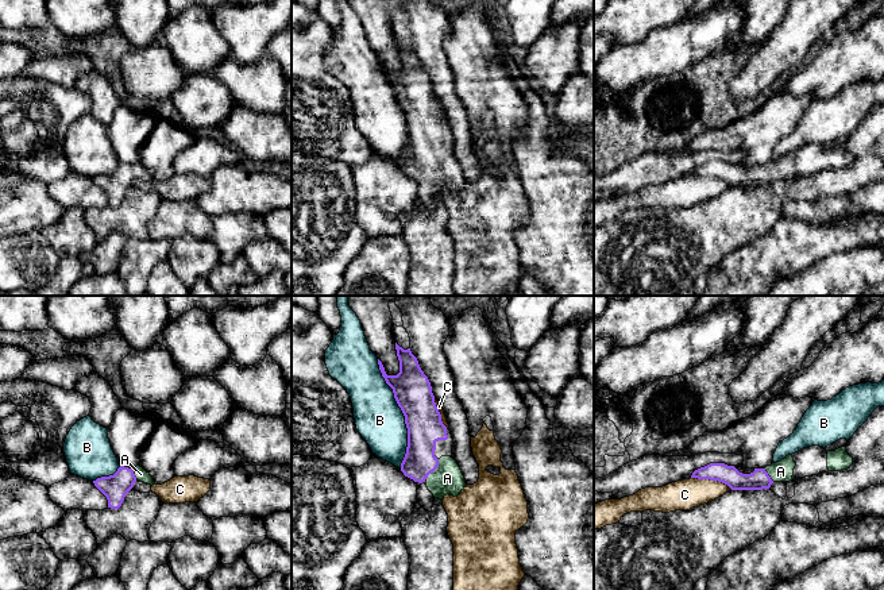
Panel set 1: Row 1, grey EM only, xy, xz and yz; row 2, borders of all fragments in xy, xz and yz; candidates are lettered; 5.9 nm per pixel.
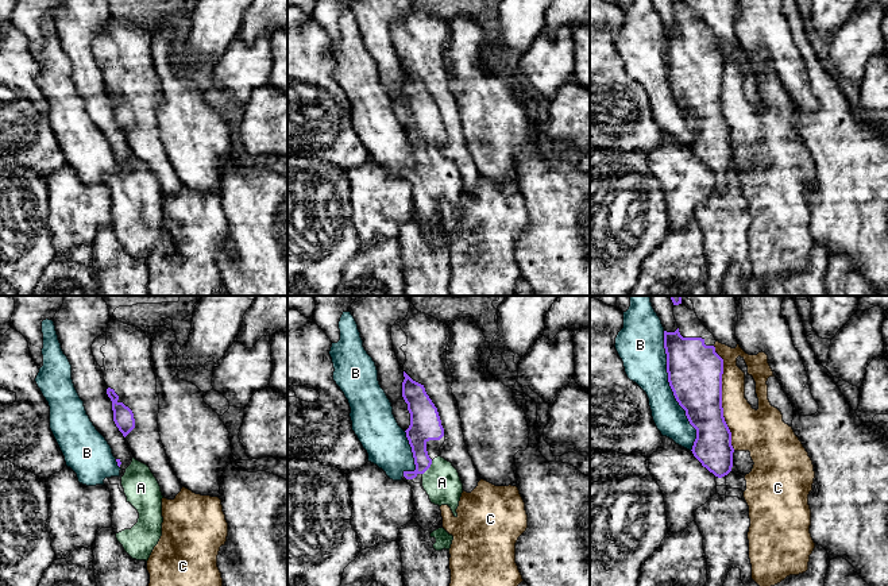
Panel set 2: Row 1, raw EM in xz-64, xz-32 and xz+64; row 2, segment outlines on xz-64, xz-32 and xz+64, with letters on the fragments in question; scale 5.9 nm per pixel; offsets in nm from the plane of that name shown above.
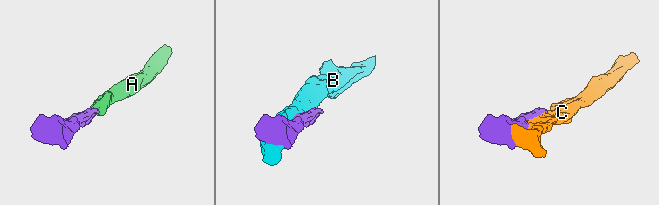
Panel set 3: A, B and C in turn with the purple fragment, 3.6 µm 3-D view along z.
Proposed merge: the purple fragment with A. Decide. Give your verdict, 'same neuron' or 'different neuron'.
same neuron

